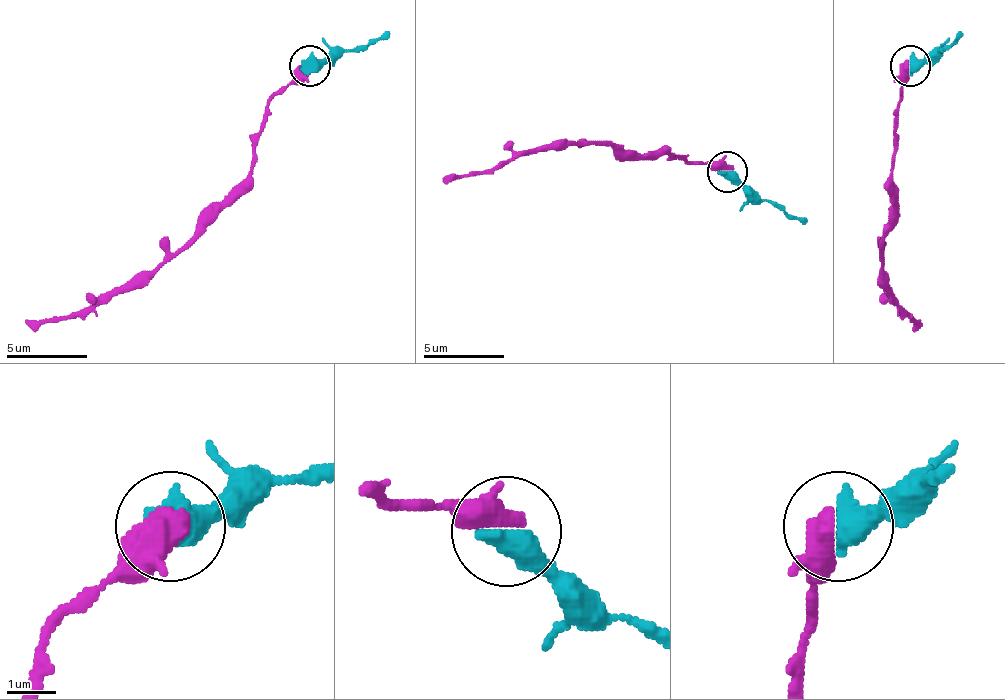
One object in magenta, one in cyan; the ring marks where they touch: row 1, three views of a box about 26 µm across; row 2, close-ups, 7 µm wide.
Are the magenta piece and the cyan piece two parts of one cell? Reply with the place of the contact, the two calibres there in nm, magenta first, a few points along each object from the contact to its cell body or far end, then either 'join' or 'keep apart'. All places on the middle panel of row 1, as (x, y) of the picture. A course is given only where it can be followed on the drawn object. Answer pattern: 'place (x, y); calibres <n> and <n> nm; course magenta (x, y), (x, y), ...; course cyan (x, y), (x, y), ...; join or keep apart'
place (727, 171); calibres 440 and 700 nm; course magenta (726, 170), (669, 154), (616, 154), (596, 142), (543, 146), (490, 170), (442, 183); course cyan (726, 170), (763, 199), (779, 203), (807, 223); join

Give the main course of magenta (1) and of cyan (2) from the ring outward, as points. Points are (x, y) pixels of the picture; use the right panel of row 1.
1: (909, 67), (897, 103), (893, 229), (880, 250), (884, 282), (909, 315), (921, 319)
2: (909, 67), (925, 63), (962, 30)

